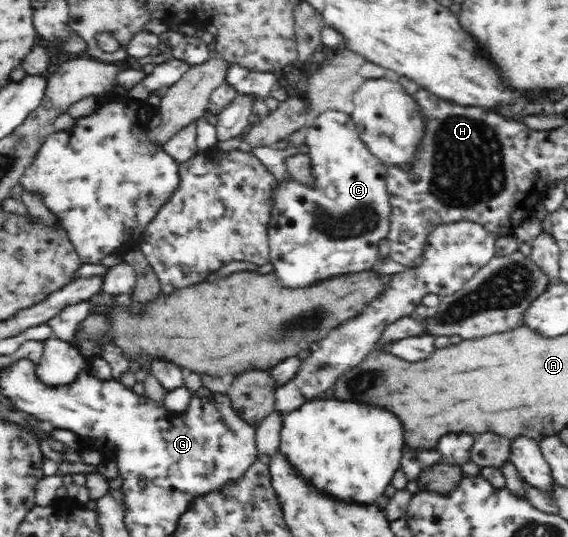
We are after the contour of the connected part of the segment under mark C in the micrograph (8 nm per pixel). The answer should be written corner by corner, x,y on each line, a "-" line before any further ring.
342,111
321,113
306,130
306,143
311,160
310,187
297,179
287,177
271,191
271,219
268,225
268,244
273,274
279,285
300,289
315,286
319,281
336,276
371,270
381,258
379,241
388,236
391,228
392,207
386,189
387,167
377,160
360,138
352,117

